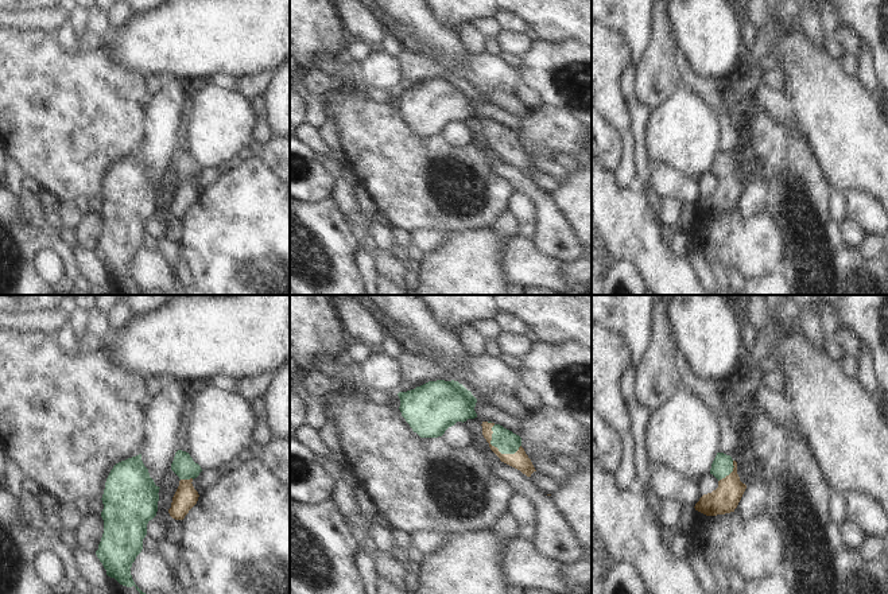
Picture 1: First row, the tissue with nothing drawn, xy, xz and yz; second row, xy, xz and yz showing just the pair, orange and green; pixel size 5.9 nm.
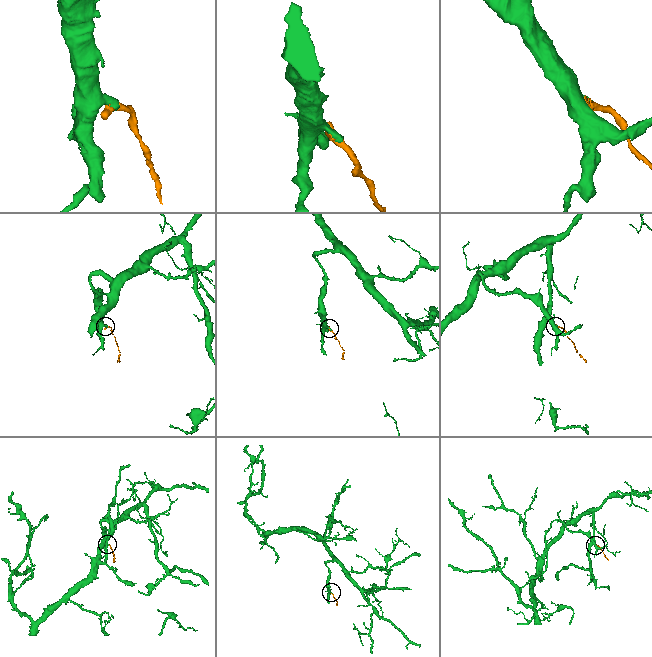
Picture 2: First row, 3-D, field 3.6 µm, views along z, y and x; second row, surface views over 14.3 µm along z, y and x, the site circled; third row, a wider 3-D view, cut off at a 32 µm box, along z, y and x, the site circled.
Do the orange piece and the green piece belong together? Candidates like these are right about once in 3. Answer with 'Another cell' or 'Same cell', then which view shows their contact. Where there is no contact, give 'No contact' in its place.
Same cell. Touches orange in xz

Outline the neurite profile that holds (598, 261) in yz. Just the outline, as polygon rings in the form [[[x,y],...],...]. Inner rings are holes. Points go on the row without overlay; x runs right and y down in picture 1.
[[[600,237],[592,238],[592,295],[600,295],[601,292],[605,265],[604,244]]]

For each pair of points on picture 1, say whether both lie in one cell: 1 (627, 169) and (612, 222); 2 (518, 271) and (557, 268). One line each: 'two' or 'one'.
1: two
2: one

